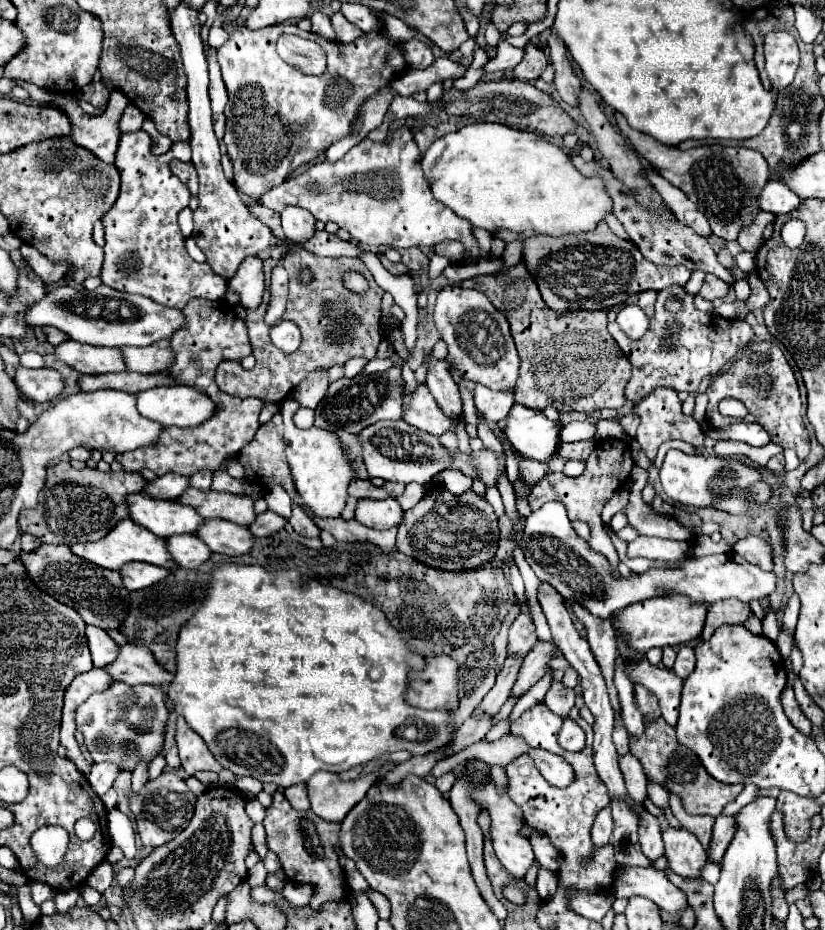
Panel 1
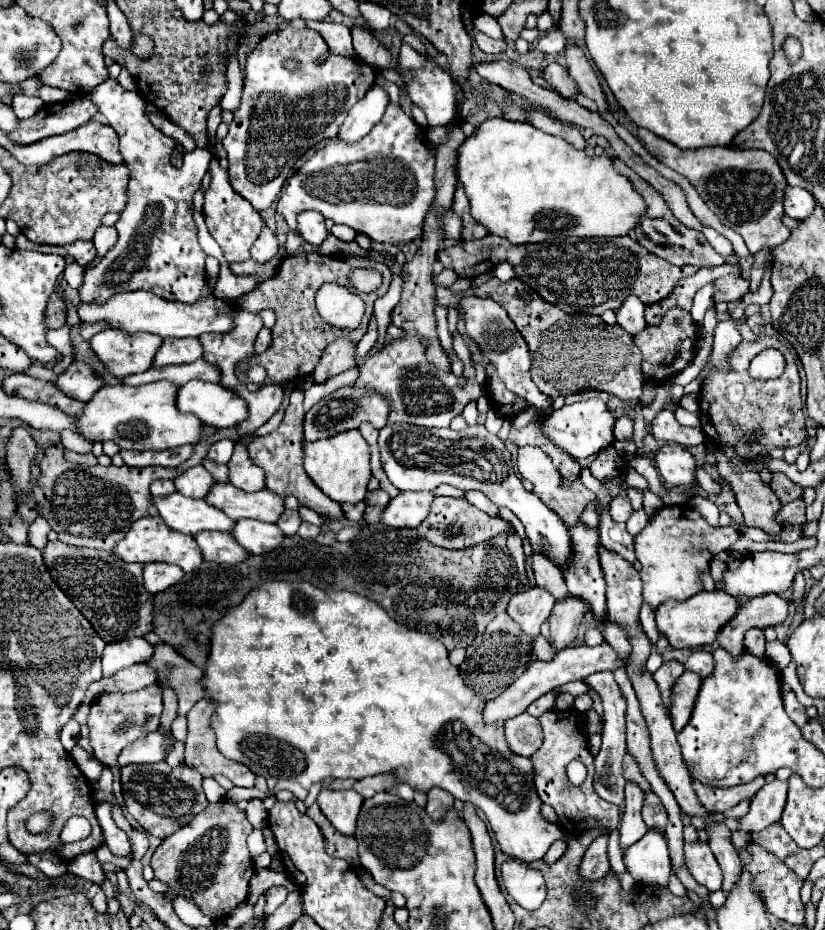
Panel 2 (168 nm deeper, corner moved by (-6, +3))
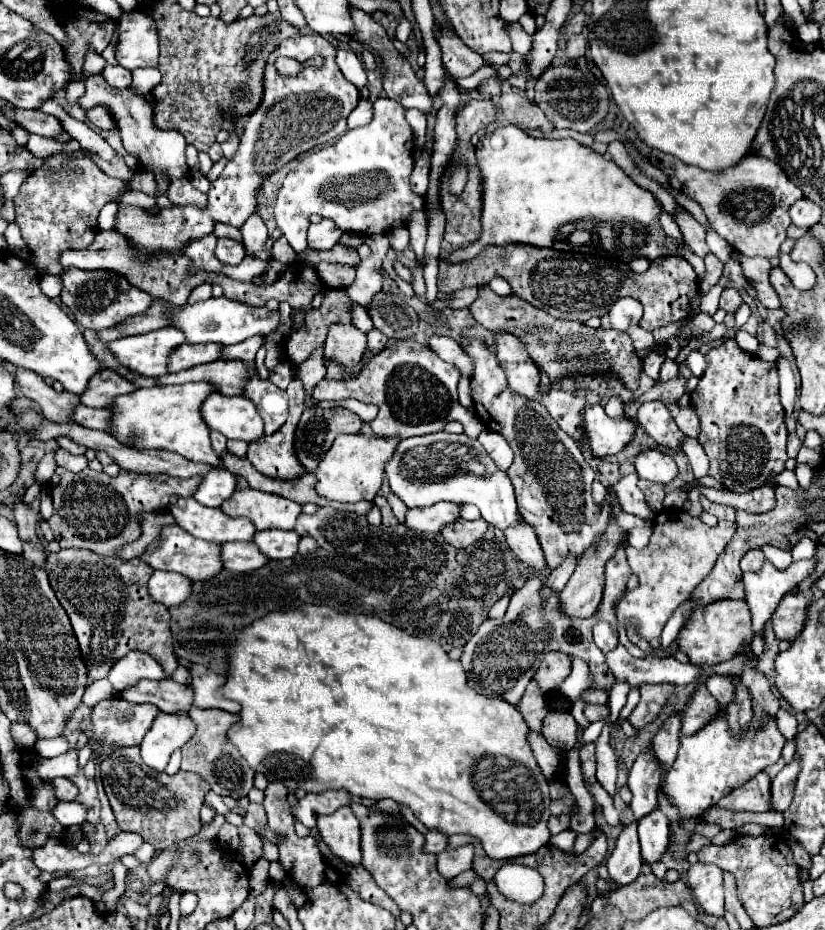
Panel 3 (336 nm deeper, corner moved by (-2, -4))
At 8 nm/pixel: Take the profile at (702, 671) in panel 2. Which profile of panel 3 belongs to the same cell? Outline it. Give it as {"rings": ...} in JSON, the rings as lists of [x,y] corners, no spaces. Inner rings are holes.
{"rings":[[[710,673],[706,677],[706,687],[722,707],[728,707],[734,701],[736,691],[732,689],[732,683],[730,683],[728,677],[718,675],[718,673]]]}

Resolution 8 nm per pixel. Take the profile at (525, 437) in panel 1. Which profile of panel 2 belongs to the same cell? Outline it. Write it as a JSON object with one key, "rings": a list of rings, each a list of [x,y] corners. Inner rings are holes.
{"rings":[[[598,398],[564,404],[562,408],[546,414],[540,422],[542,434],[548,436],[558,450],[564,450],[566,454],[570,454],[576,460],[594,456],[602,448],[606,448],[612,442],[612,428],[614,428],[614,418],[612,418],[608,406]]]}

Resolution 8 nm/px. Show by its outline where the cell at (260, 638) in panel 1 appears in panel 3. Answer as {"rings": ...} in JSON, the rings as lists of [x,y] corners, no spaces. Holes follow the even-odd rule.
{"rings":[[[304,605],[304,611],[274,611],[262,619],[256,619],[244,629],[228,655],[228,683],[220,689],[224,697],[242,705],[240,723],[228,731],[228,739],[238,747],[240,755],[256,773],[264,773],[268,781],[282,781],[288,789],[300,789],[306,793],[320,793],[328,789],[344,789],[350,795],[380,801],[394,799],[400,805],[412,809],[412,813],[428,827],[442,835],[470,835],[478,839],[492,859],[512,859],[518,855],[536,853],[550,841],[548,817],[550,817],[550,791],[548,779],[542,775],[532,749],[528,745],[528,725],[516,705],[510,705],[498,697],[486,697],[476,693],[468,685],[468,675],[460,661],[452,661],[438,641],[429,637],[412,637],[402,629],[372,615],[348,615],[330,607]]]}

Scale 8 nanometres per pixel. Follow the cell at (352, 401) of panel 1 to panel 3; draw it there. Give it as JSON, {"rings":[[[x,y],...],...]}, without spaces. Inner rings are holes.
{"rings":[[[342,407],[336,409],[306,409],[298,421],[294,433],[296,459],[306,471],[316,471],[316,463],[330,449],[332,441],[340,433],[358,433],[362,419]]]}

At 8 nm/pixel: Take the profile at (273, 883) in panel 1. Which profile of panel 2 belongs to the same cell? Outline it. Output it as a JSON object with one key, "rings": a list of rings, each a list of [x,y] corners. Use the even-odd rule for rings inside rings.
{"rings":[[[272,886],[266,894],[266,908],[264,908],[264,914],[272,914],[284,900],[286,900],[286,894],[288,890],[284,886]]]}

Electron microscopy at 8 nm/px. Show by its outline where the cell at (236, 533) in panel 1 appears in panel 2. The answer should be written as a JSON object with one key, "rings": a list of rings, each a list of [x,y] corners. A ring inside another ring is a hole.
{"rings":[[[246,518],[236,520],[236,526],[230,530],[230,534],[248,554],[266,554],[284,540],[284,534],[276,524],[264,524]]]}

